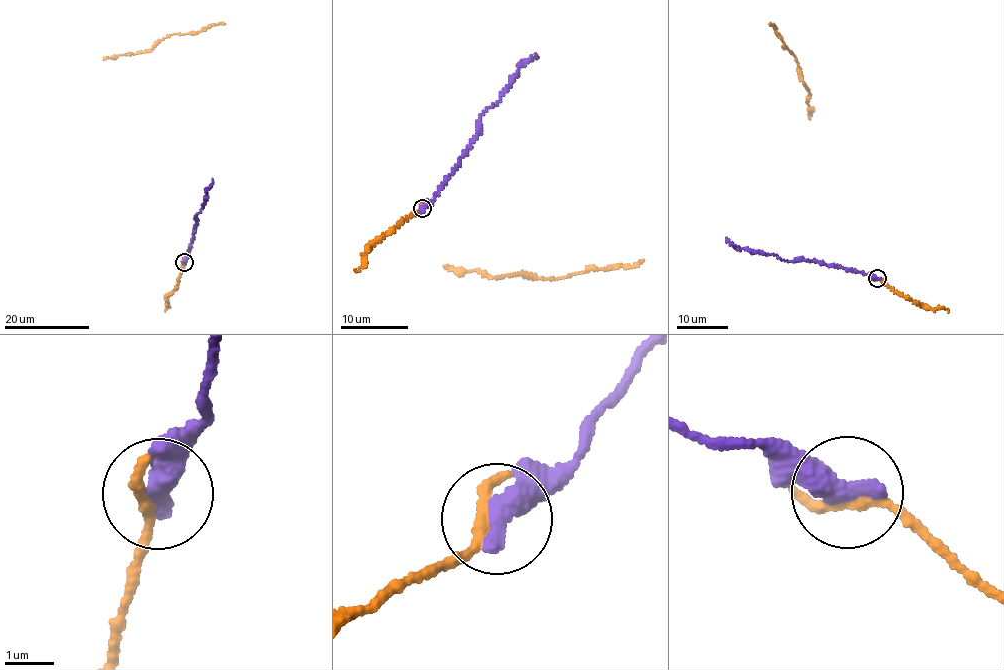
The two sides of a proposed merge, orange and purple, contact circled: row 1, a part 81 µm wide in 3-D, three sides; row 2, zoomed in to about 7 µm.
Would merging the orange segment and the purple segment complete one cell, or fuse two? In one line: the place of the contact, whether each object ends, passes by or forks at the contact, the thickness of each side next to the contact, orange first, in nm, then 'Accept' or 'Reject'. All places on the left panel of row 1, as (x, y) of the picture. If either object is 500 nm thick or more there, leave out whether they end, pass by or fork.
Place: (184, 262). Thickness 220 nm (orange) against 550 nm. Accept

